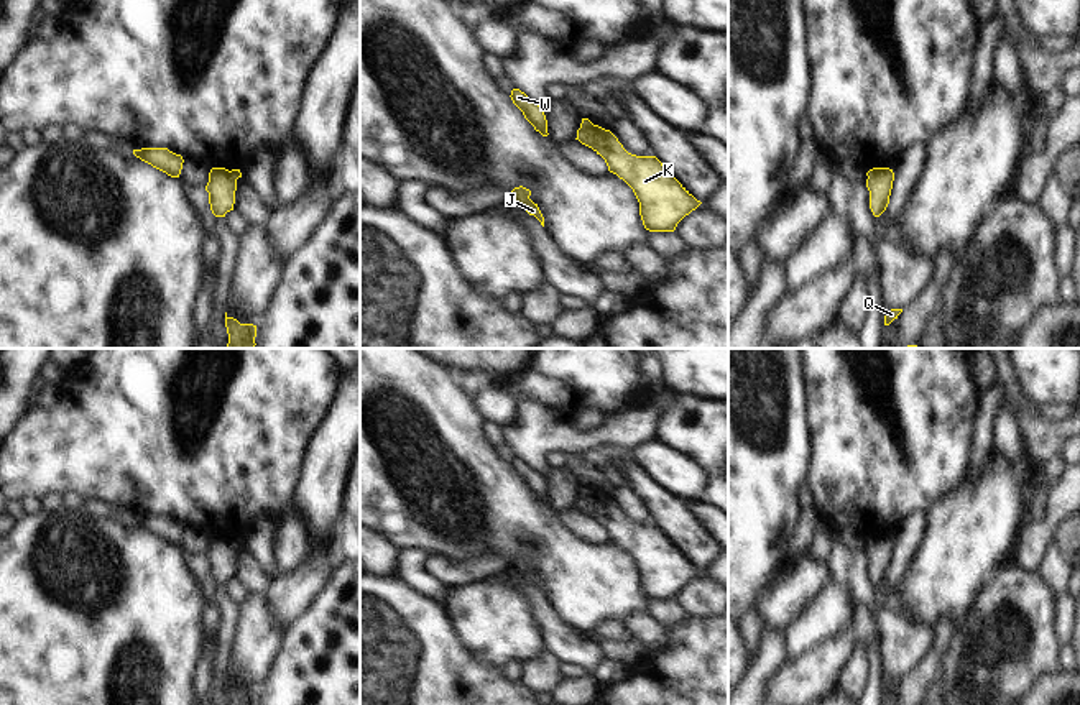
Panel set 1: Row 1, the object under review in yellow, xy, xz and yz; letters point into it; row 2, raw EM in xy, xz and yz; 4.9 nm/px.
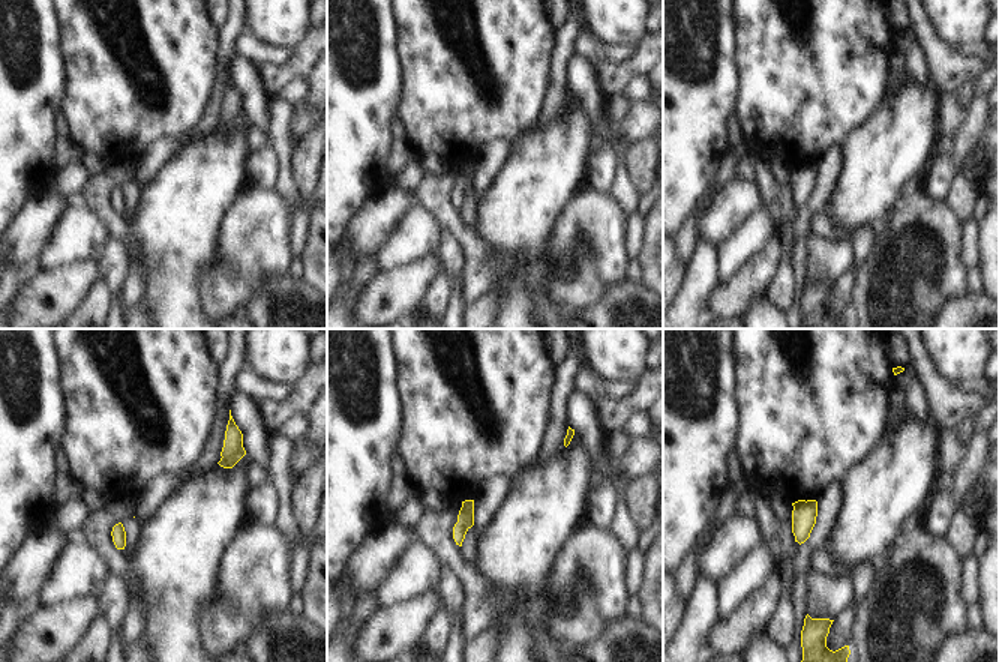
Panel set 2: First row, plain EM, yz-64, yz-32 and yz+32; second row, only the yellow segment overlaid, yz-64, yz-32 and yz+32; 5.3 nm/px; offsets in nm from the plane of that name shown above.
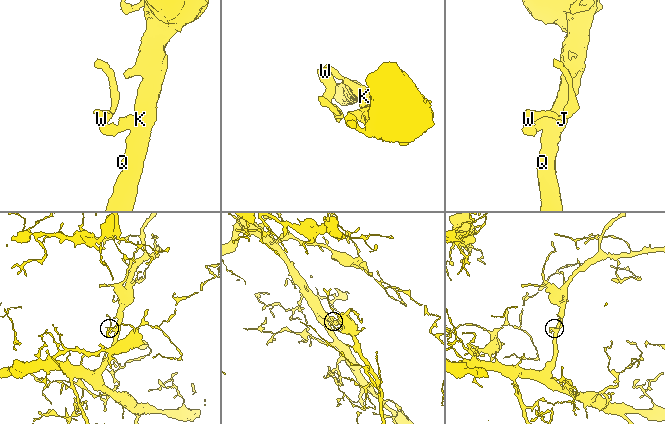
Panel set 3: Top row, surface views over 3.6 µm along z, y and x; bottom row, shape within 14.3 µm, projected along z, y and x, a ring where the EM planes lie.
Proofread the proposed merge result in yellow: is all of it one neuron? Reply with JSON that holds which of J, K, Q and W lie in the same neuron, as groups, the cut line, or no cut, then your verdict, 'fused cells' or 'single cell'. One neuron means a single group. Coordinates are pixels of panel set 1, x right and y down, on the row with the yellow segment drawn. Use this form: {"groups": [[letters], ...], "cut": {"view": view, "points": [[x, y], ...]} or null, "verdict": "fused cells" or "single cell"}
{"groups": [["J", "K", "Q", "W"]], "cut": null, "verdict": "single cell"}

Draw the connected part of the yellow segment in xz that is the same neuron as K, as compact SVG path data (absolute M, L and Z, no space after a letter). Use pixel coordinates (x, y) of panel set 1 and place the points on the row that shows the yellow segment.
M582 118L575 140L600 154L608 171L633 189L646 230L674 232L677 223L702 204L656 156L628 153L610 130L588 118Z

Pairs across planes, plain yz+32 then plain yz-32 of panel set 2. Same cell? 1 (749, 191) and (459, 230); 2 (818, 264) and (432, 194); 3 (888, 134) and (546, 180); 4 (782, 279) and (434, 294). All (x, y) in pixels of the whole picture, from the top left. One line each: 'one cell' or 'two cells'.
1: two cells
2: one cell
3: one cell
4: one cell

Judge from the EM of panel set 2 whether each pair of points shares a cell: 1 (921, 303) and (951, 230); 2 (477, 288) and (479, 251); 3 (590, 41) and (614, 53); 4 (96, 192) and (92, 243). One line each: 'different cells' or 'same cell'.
1: same cell
2: same cell
3: same cell
4: different cells

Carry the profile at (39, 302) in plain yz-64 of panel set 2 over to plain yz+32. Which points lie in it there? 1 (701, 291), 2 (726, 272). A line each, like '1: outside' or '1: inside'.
1: outside
2: outside

